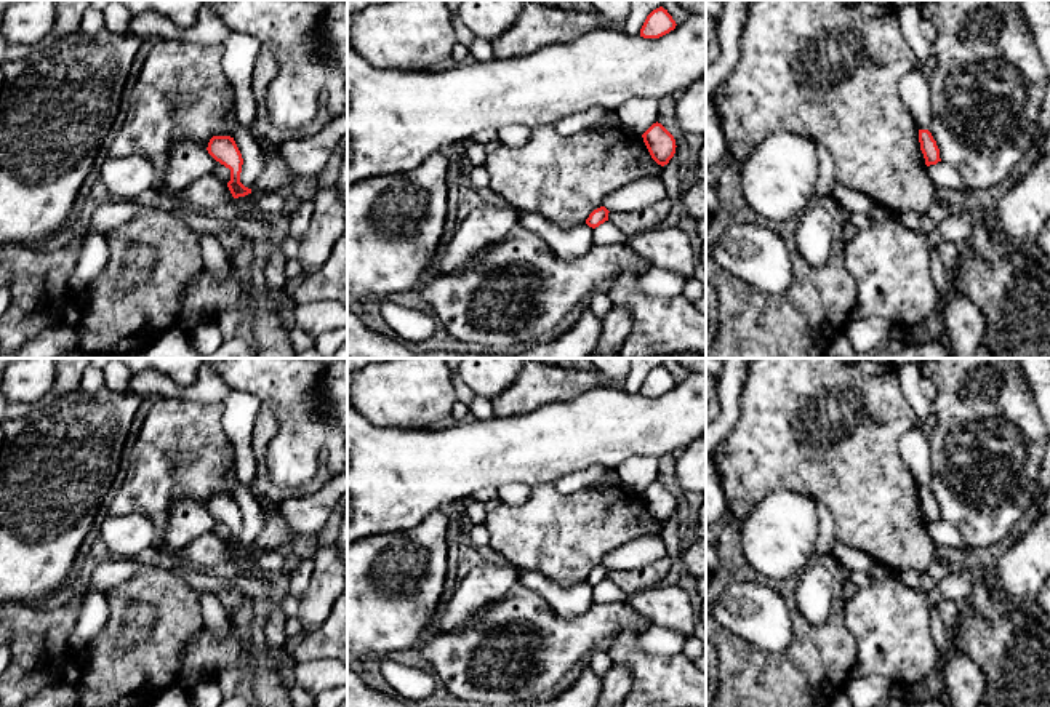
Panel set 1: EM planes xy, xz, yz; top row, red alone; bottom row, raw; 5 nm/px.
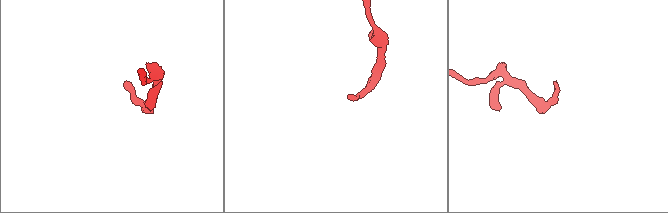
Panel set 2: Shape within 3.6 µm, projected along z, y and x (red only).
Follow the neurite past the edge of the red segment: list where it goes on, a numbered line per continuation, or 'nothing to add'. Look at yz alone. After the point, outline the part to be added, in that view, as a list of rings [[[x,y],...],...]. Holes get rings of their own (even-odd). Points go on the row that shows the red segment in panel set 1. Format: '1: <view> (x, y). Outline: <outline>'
nothing to add

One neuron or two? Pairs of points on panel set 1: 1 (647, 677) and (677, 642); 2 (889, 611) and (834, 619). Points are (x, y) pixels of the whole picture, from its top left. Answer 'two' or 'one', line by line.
1: two
2: two

